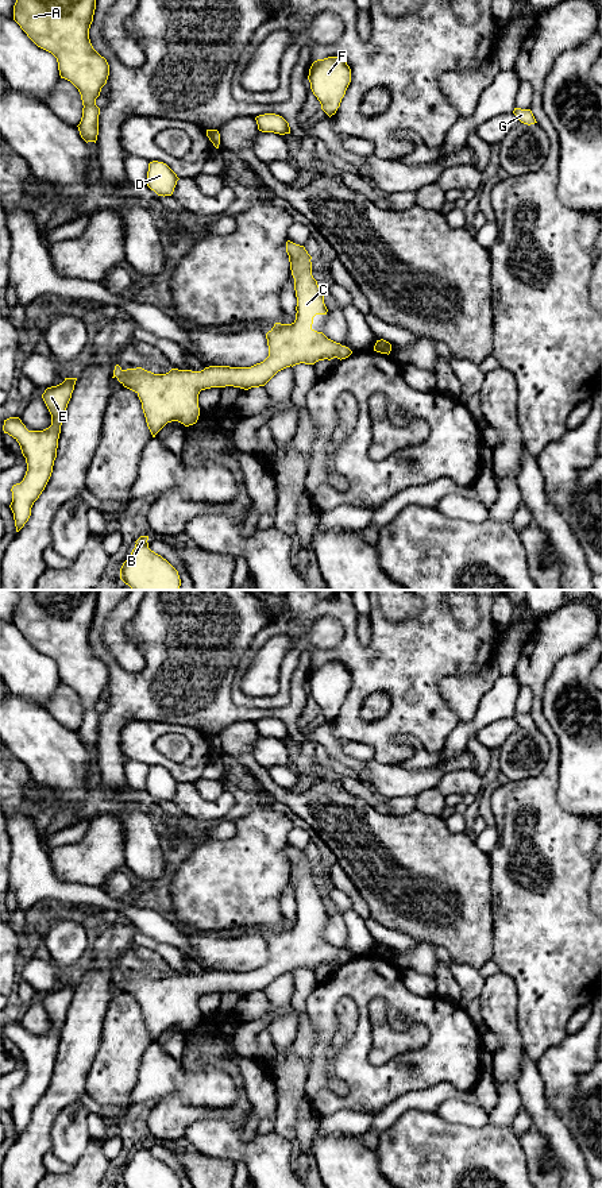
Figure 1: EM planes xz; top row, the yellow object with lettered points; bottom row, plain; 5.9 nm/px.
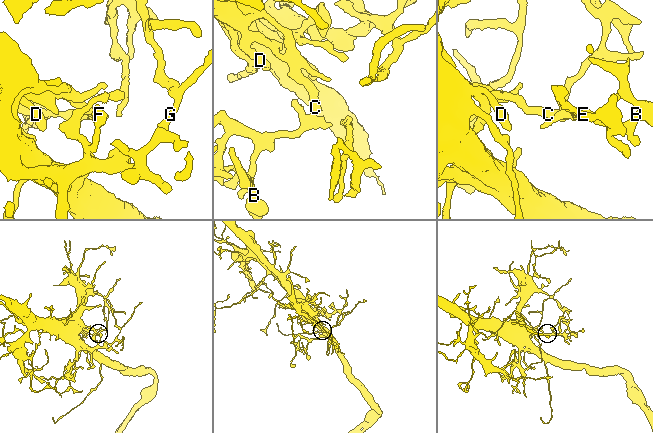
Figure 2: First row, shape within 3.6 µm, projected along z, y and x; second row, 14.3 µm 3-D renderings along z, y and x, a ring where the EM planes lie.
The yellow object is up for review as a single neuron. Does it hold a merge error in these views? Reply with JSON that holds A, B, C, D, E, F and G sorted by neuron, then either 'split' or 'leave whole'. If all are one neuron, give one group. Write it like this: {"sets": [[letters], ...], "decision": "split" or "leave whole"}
{"sets": [["A", "B", "C", "D", "E", "F", "G"]], "decision": "leave whole"}

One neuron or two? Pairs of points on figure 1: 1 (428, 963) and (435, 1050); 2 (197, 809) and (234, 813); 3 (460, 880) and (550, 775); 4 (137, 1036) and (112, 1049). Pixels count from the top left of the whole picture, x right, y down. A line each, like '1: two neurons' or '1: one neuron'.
1: two neurons
2: two neurons
3: two neurons
4: one neuron

